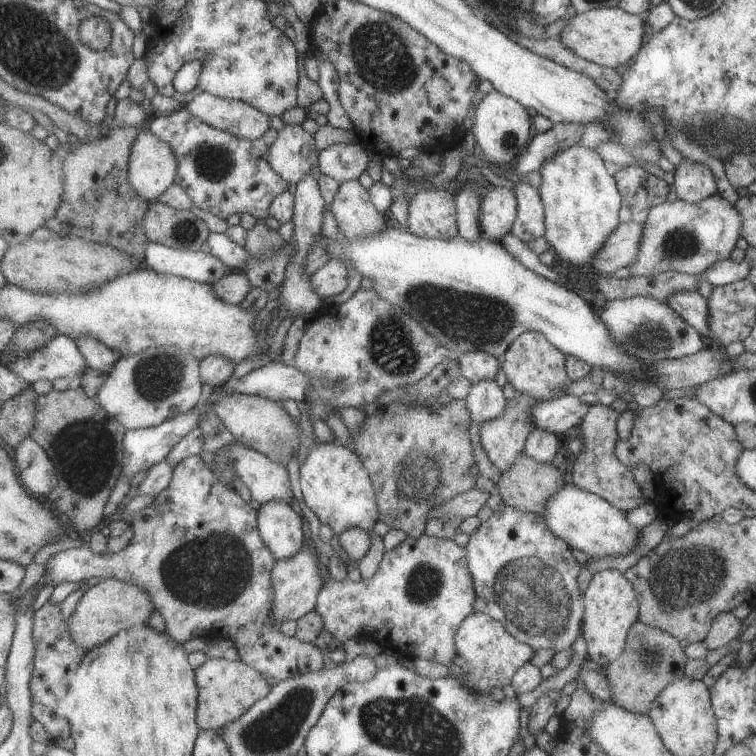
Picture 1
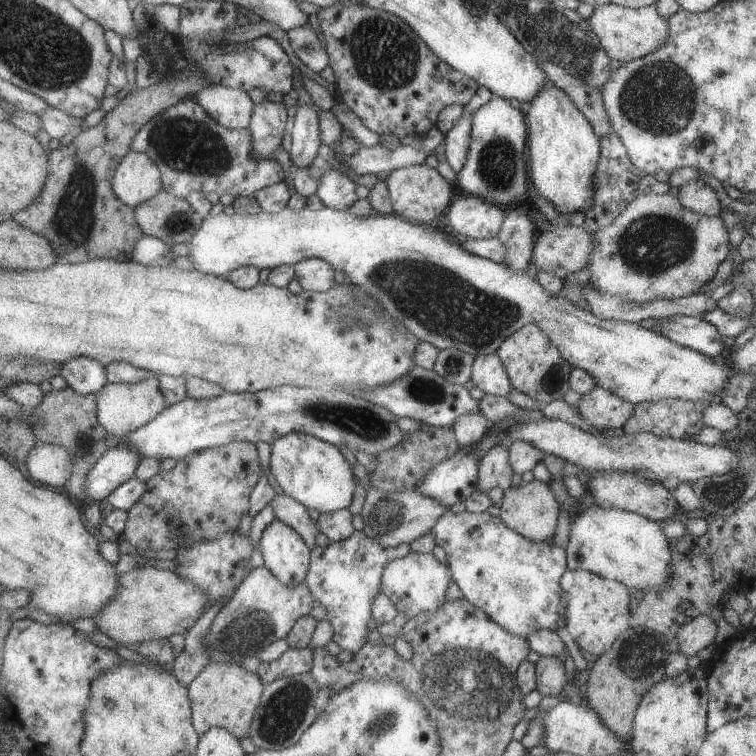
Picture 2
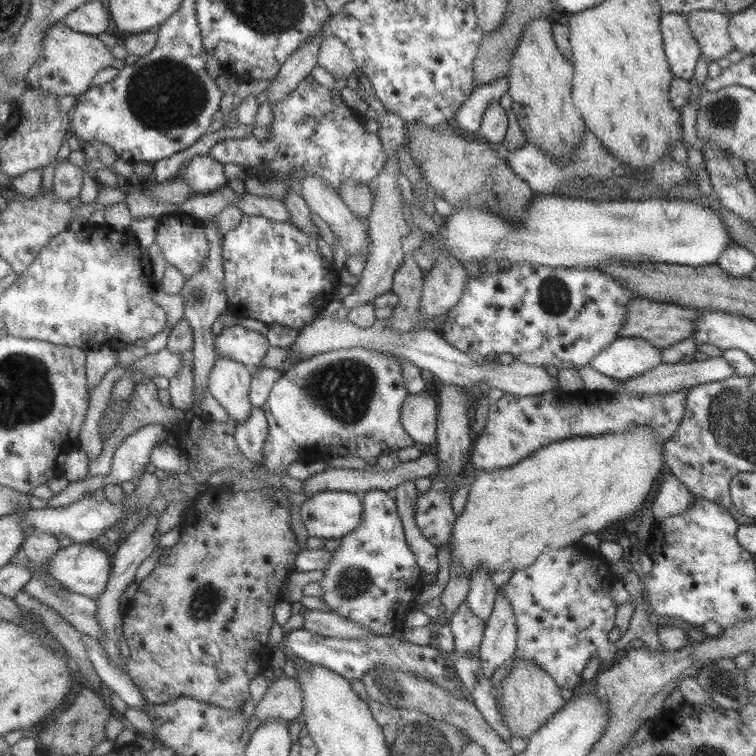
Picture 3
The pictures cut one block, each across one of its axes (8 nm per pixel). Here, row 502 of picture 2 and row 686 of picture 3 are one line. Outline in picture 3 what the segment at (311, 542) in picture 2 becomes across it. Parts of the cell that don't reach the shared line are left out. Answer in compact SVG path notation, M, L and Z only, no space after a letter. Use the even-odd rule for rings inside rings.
M282 675L281 678L275 678L262 698L255 702L254 711L259 725L271 717L289 722L301 714L303 704L302 692L296 678Z

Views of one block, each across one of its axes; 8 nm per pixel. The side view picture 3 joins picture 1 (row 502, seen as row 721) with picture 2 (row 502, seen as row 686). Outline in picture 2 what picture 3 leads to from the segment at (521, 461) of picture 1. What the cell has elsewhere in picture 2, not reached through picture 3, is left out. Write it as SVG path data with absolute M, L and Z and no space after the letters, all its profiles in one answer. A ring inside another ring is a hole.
M533 479L530 482L511 484L502 492L502 503L498 517L512 531L518 532L526 539L535 542L555 542L555 526L557 526L557 512L560 504L547 483Z

